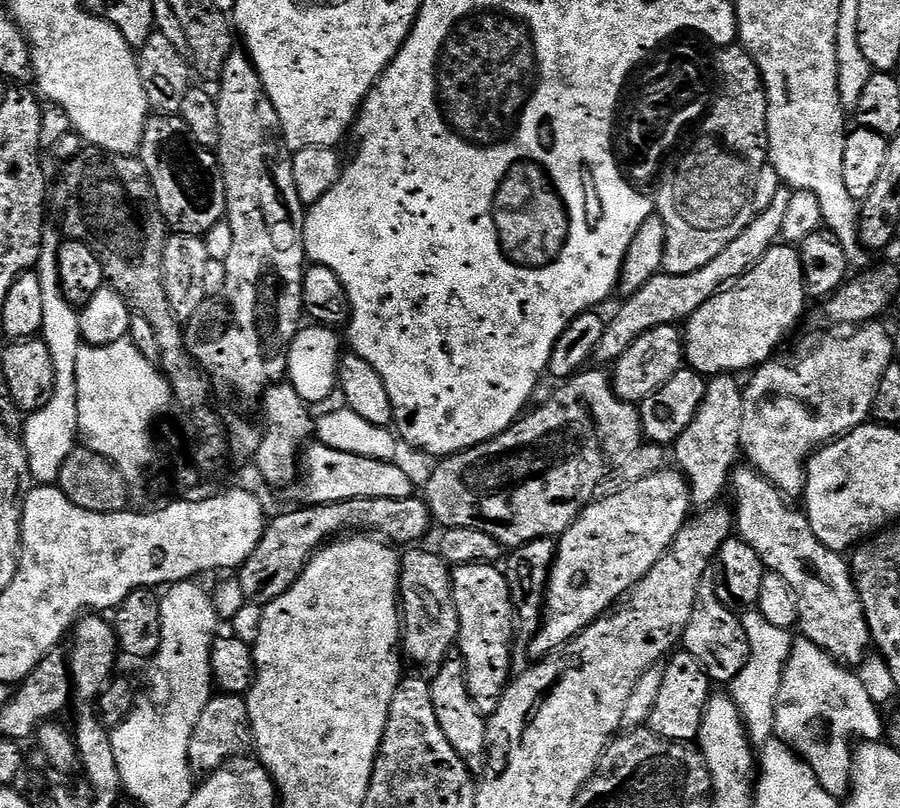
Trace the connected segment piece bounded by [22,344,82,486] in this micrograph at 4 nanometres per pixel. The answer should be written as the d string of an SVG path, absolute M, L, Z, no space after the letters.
M72 344L68 356L54 360L55 390L47 406L31 413L26 419L22 443L28 451L31 463L31 479L42 486L50 486L59 481L61 469L69 455L76 450L76 440L82 428L78 403L77 366L82 352L82 344Z

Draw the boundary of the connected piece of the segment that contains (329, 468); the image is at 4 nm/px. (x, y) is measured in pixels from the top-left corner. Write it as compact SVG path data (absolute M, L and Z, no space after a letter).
M313 443L307 449L308 481L304 484L305 505L341 504L351 500L377 500L394 498L405 500L414 494L414 485L409 475L390 461L380 461L362 454L343 453L326 444Z

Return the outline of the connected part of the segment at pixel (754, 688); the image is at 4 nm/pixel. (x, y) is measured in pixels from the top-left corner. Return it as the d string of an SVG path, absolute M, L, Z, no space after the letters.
M758 610L745 611L741 620L751 644L751 656L742 674L732 682L730 692L733 692L732 699L739 707L751 739L762 744L773 737L777 727L776 714L783 693L782 682L791 660L794 638L787 629L771 625Z

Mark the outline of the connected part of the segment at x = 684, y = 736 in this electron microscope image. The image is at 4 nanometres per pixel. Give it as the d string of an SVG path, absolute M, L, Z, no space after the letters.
M687 650L677 651L667 664L668 669L660 680L660 693L656 696L656 705L652 708L652 728L656 731L653 733L661 740L699 741L704 727L704 716L708 712L708 703L714 696L713 681L709 680L708 672L700 665L698 658L694 658Z

